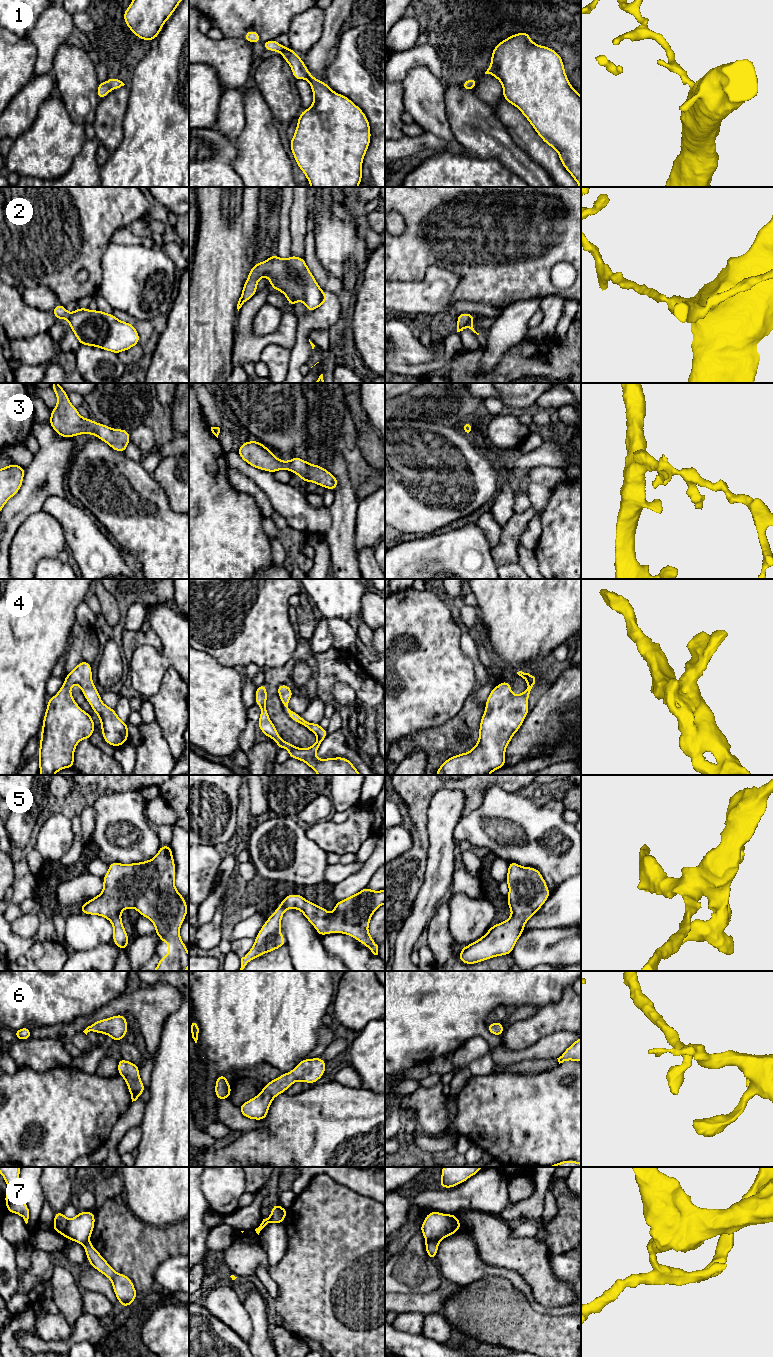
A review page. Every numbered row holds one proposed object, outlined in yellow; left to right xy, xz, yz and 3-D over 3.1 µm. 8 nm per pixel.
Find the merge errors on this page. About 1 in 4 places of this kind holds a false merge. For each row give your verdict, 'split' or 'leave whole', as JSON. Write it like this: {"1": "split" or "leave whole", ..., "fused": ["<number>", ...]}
{"1": "leave whole", "2": "leave whole", "3": "leave whole", "4": "leave whole", "5": "leave whole", "6": "leave whole", "7": "split", "fused": ["7"]}

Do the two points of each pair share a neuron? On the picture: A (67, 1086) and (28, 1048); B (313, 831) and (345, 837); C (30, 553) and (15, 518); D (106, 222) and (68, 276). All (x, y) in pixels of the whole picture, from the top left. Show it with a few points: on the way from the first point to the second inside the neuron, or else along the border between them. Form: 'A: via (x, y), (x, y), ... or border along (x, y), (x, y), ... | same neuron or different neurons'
A: border along (70, 1065), (44, 1071), (26, 1067) | different neurons
B: via (321, 832), (337, 837) | same neuron
C: border along (37, 511), (30, 514), (20, 525), (10, 546) | different neurons
D: via (93, 235), (84, 246), (83, 254), (74, 263) | same neuron

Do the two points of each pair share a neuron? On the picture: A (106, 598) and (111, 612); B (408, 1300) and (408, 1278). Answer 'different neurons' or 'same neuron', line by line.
A: same neuron
B: different neurons

